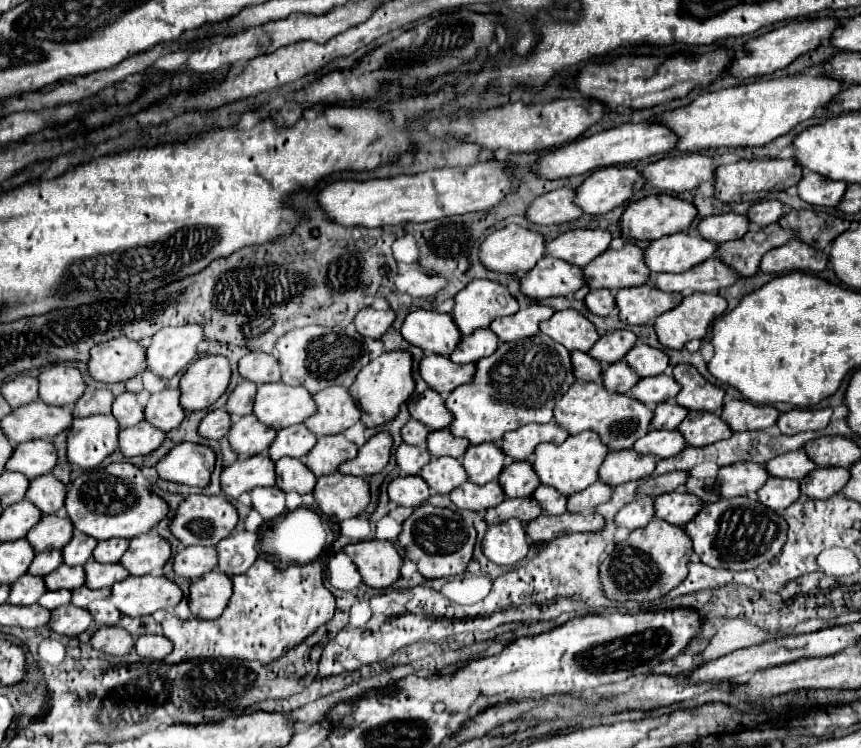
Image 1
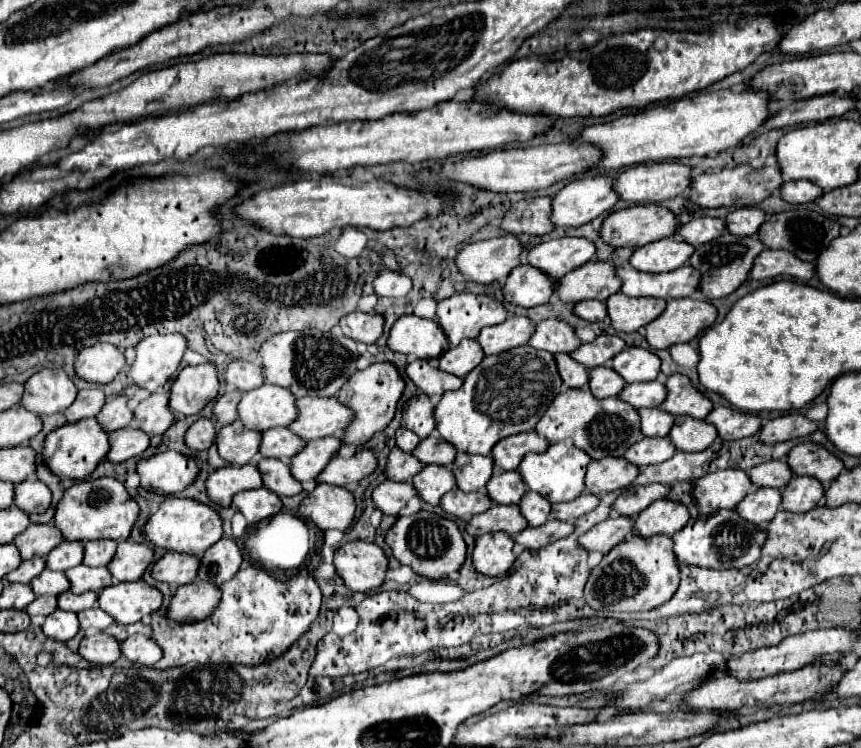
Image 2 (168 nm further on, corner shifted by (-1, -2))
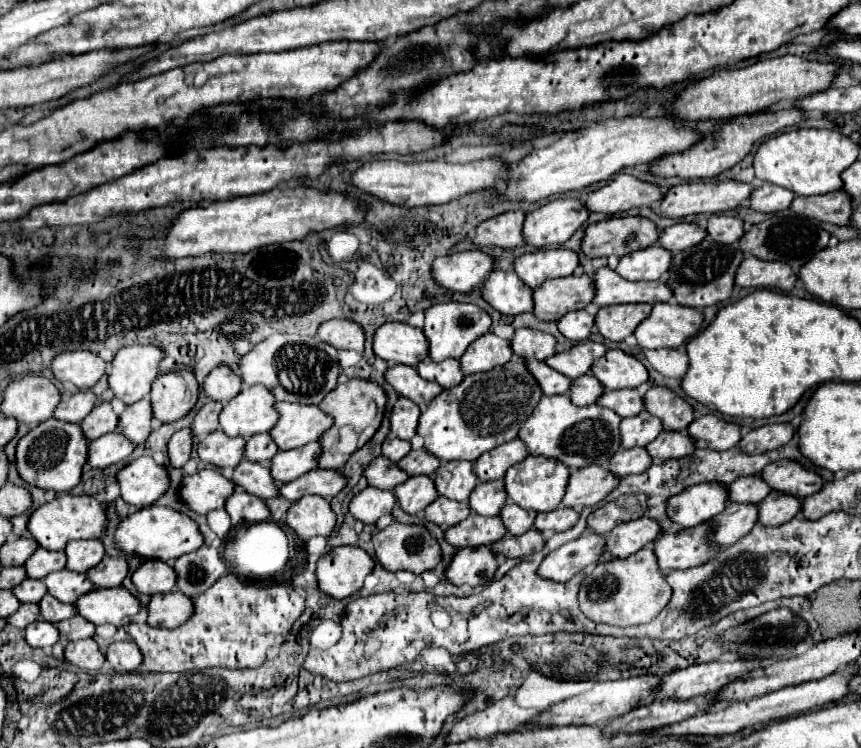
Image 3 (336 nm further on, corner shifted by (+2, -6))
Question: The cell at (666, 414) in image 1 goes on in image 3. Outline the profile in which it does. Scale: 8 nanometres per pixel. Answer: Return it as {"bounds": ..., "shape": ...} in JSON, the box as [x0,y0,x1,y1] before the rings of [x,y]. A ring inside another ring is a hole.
{"bounds":[620,410,662,448],"shape":[[[642,410],[638,416],[622,418],[620,422],[620,434],[622,434],[622,448],[632,446],[646,446],[648,442],[656,440],[656,436],[662,432],[660,420],[652,416],[650,412]]]}

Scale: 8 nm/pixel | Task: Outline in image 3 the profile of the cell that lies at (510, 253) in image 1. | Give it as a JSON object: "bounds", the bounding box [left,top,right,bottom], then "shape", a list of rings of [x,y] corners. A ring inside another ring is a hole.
{"bounds":[434,250,494,292],"shape":[[[464,250],[434,260],[434,280],[452,292],[470,292],[494,270],[494,258],[482,250]]]}

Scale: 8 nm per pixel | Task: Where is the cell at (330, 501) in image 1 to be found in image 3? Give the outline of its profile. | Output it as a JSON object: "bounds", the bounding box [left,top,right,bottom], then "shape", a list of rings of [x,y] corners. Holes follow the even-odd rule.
{"bounds":[286,496,336,542],"shape":[[[304,496],[288,510],[286,524],[306,542],[312,536],[328,538],[336,528],[336,514],[328,500],[320,496]]]}

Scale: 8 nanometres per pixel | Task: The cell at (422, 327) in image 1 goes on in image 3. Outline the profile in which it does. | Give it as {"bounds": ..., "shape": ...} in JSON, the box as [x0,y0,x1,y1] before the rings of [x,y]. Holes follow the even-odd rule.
{"bounds":[374,322,428,366],"shape":[[[386,322],[374,334],[374,354],[386,362],[416,366],[428,358],[428,338],[406,322]]]}

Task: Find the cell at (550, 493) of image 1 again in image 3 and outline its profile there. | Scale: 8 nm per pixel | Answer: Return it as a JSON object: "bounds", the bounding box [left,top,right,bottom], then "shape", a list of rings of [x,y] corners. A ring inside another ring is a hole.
{"bounds":[500,504,538,536],"shape":[[[504,504],[500,516],[504,520],[504,526],[508,528],[508,532],[512,536],[520,536],[524,532],[528,532],[532,526],[534,526],[534,520],[536,520],[536,514],[538,512],[532,512],[532,510],[524,510],[520,508],[518,504]]]}

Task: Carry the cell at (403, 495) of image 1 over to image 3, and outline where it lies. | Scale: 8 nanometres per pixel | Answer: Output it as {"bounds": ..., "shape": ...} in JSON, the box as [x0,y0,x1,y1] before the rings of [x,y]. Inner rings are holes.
{"bounds":[350,486,396,524],"shape":[[[368,486],[360,494],[356,494],[350,502],[350,512],[356,516],[356,520],[362,520],[366,524],[376,524],[376,520],[396,506],[396,496],[392,490],[380,490]]]}

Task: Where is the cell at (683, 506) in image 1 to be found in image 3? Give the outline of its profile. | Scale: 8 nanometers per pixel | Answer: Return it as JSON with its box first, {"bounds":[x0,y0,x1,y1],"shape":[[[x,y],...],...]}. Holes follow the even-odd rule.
{"bounds":[600,516,662,562],"shape":[[[642,516],[628,524],[618,524],[612,532],[606,534],[606,552],[602,554],[600,562],[612,558],[626,558],[642,550],[644,546],[650,546],[652,540],[656,540],[656,536],[660,534],[662,526],[648,516]]]}

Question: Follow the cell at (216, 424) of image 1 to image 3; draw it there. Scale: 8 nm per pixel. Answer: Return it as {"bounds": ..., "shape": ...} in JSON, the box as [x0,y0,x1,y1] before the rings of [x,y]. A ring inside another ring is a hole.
{"bounds":[168,428,192,468],"shape":[[[182,428],[180,432],[176,432],[170,442],[168,442],[168,454],[170,454],[170,466],[182,468],[192,454],[192,430],[190,428]]]}

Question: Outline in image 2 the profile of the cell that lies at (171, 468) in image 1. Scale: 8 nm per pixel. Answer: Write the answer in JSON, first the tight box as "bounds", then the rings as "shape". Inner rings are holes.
{"bounds":[137,452,197,494],"shape":[[[161,452],[151,458],[141,458],[137,462],[137,474],[141,478],[141,488],[149,488],[157,494],[177,494],[183,492],[197,476],[197,464],[179,452]]]}

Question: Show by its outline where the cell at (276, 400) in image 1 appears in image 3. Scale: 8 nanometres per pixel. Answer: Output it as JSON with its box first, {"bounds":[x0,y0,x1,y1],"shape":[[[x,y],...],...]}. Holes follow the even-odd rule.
{"bounds":[220,384,278,438],"shape":[[[256,384],[244,388],[236,398],[232,398],[220,412],[220,428],[228,436],[250,438],[258,432],[270,432],[276,426],[278,412],[274,410],[276,400],[268,388]]]}

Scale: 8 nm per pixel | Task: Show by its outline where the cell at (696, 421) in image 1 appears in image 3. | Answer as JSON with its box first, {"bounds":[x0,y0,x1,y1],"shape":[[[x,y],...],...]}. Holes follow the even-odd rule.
{"bounds":[646,430,696,460],"shape":[[[664,430],[654,442],[646,446],[648,454],[656,460],[670,460],[670,458],[680,458],[680,456],[690,456],[696,450],[696,440],[688,436],[686,432],[668,432]]]}

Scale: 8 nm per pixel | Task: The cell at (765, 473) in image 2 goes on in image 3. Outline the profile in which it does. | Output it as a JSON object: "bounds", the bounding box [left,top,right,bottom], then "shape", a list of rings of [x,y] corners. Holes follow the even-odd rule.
{"bounds":[730,476,772,504],"shape":[[[744,476],[740,480],[734,480],[730,486],[730,500],[732,502],[754,502],[758,504],[760,500],[764,500],[764,496],[768,496],[772,492],[772,488],[768,488],[768,484],[764,484],[764,480],[760,480],[760,476]]]}

